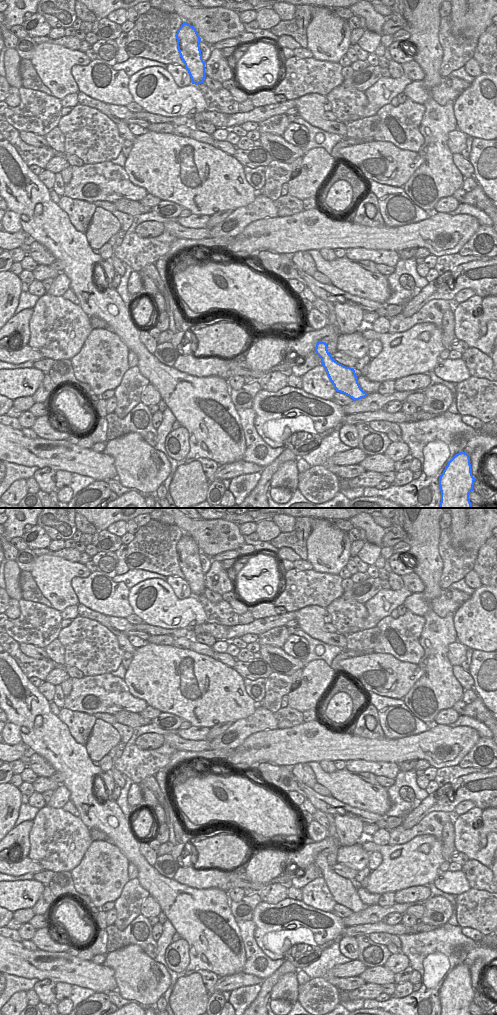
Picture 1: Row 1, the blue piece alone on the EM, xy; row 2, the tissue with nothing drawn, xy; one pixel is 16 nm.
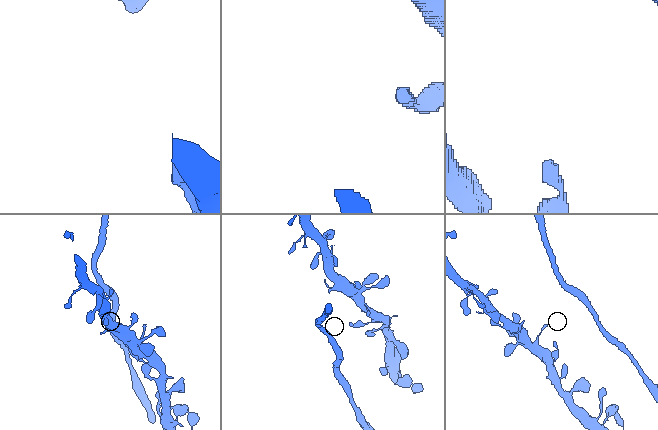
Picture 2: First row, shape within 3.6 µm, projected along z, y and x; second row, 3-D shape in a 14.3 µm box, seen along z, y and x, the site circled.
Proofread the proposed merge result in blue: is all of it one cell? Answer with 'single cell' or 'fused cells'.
single cell

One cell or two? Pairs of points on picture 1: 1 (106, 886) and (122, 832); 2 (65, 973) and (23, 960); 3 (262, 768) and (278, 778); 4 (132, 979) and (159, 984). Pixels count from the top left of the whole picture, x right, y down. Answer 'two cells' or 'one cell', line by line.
1: two cells
2: one cell
3: one cell
4: one cell

